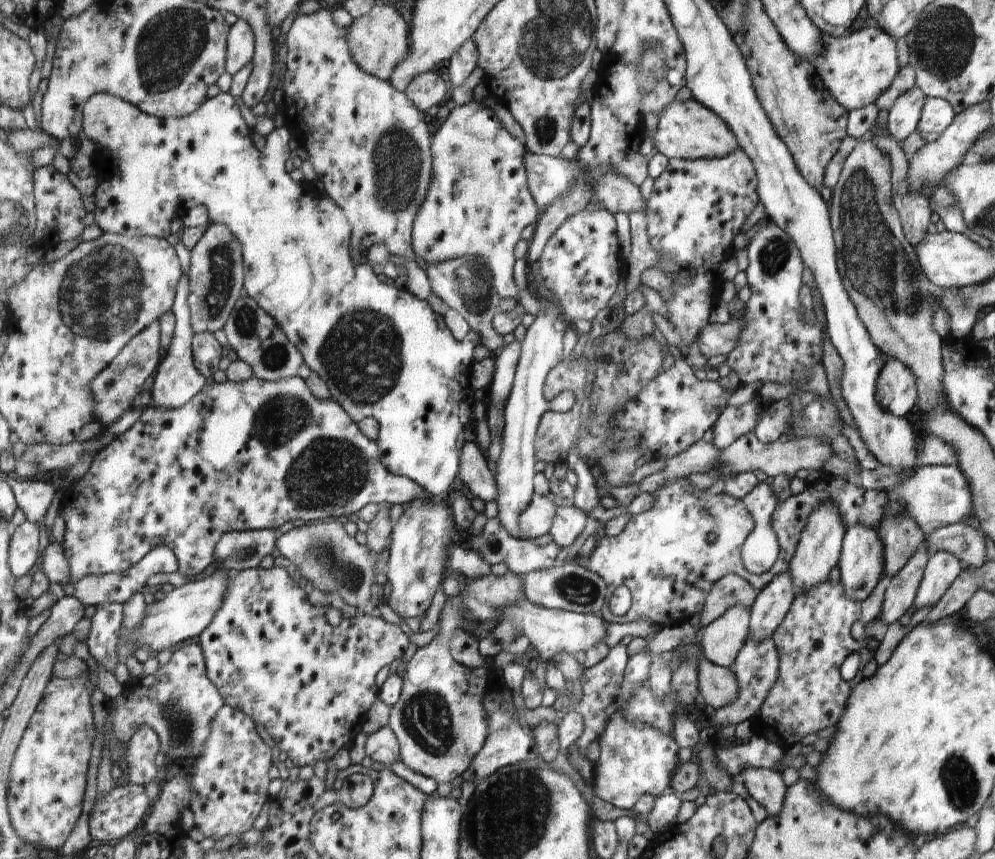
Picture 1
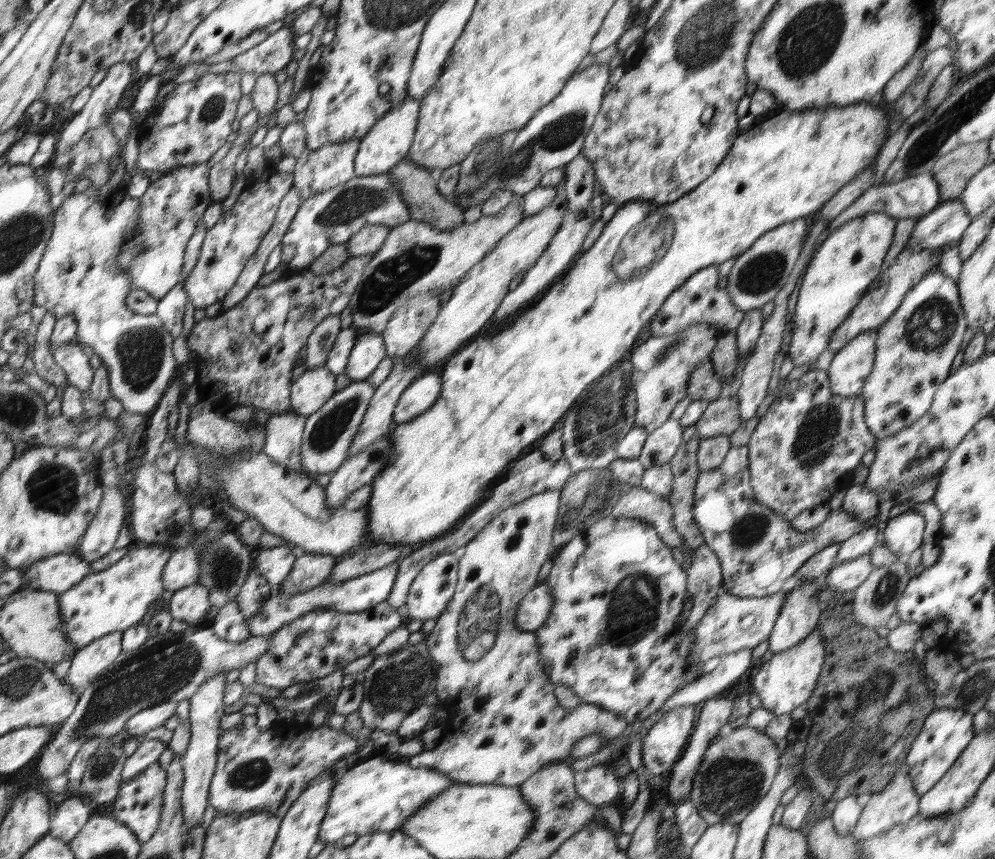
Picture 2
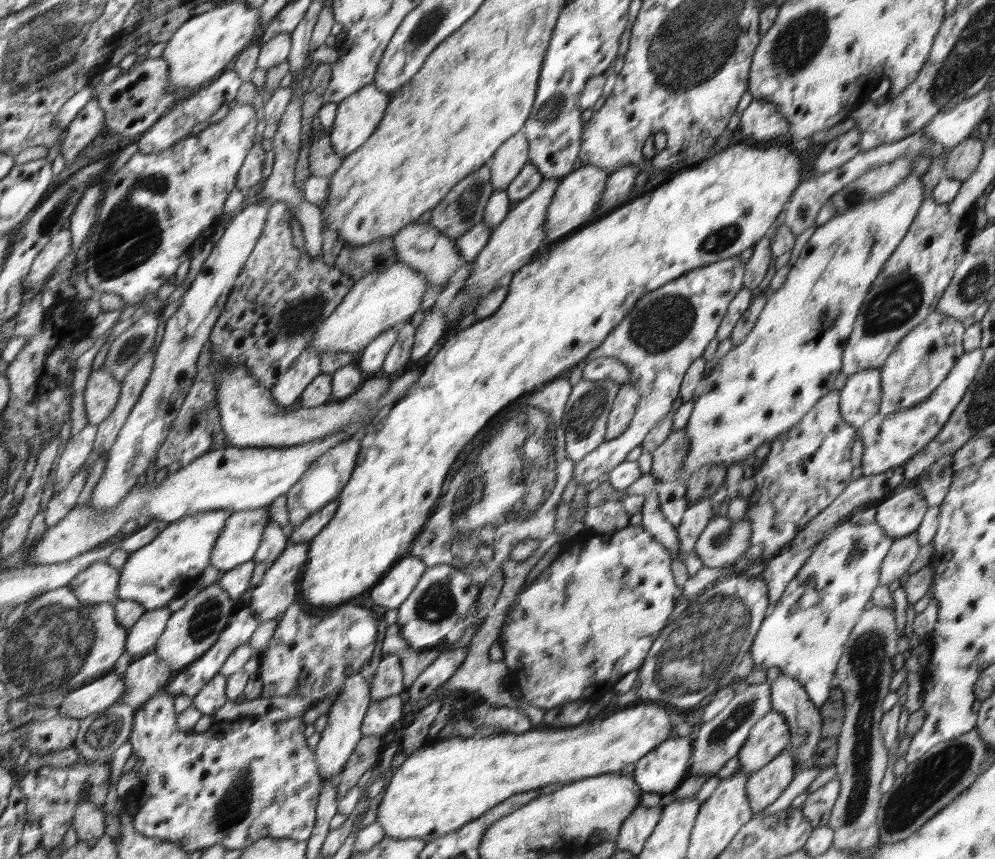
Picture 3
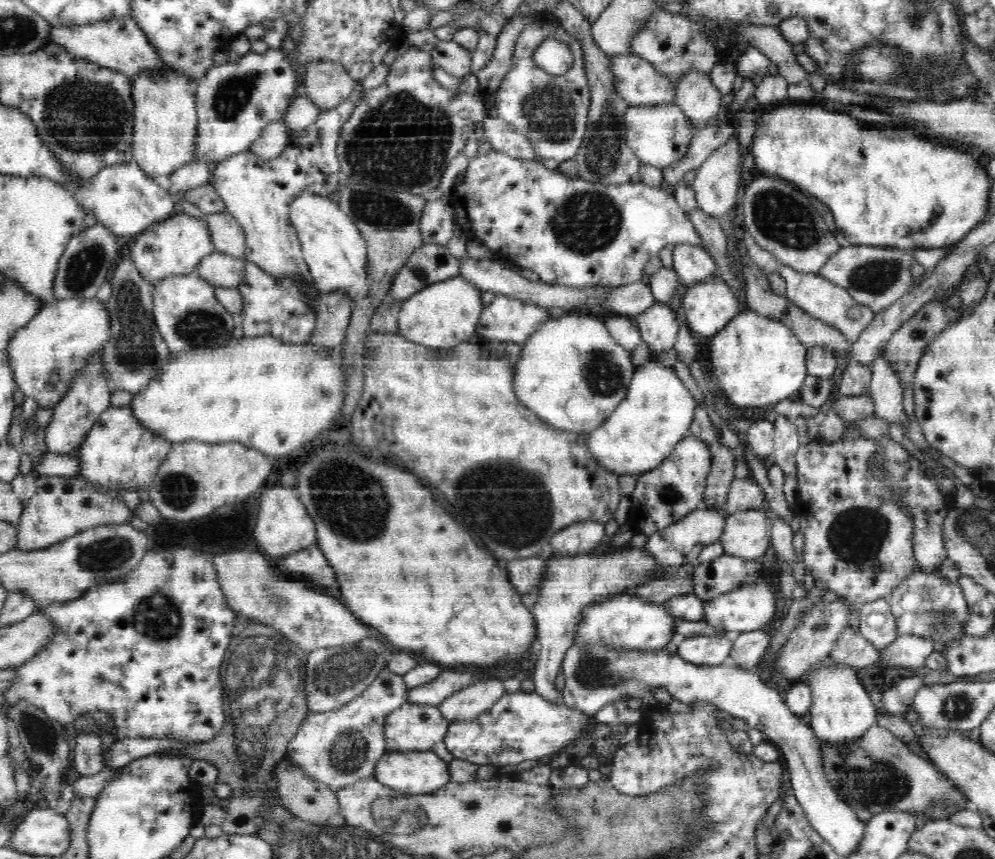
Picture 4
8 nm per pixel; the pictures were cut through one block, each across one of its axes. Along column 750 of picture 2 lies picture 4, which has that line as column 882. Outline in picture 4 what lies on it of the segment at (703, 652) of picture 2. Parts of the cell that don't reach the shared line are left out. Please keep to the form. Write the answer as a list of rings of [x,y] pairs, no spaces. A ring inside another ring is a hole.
[[[883,597],[859,605],[861,610],[861,617],[859,620],[860,632],[864,635],[866,640],[874,644],[876,649],[882,650],[886,648],[886,646],[899,636],[898,627],[896,626],[895,618],[891,614],[891,608],[888,601]],[[872,612],[882,613],[886,616],[883,627],[873,628],[868,626],[866,618]]]

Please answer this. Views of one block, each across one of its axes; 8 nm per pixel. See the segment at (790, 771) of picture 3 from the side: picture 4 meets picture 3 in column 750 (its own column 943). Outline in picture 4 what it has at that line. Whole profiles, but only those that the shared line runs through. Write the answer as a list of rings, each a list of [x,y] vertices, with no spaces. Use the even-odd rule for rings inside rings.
[[[876,724],[845,747],[820,741],[819,756],[827,782],[835,788],[840,800],[856,811],[866,807],[873,815],[902,811],[919,813],[946,804],[955,804],[960,809],[969,808],[970,801],[965,799],[960,788],[938,770],[932,761],[911,752],[907,743]]]

